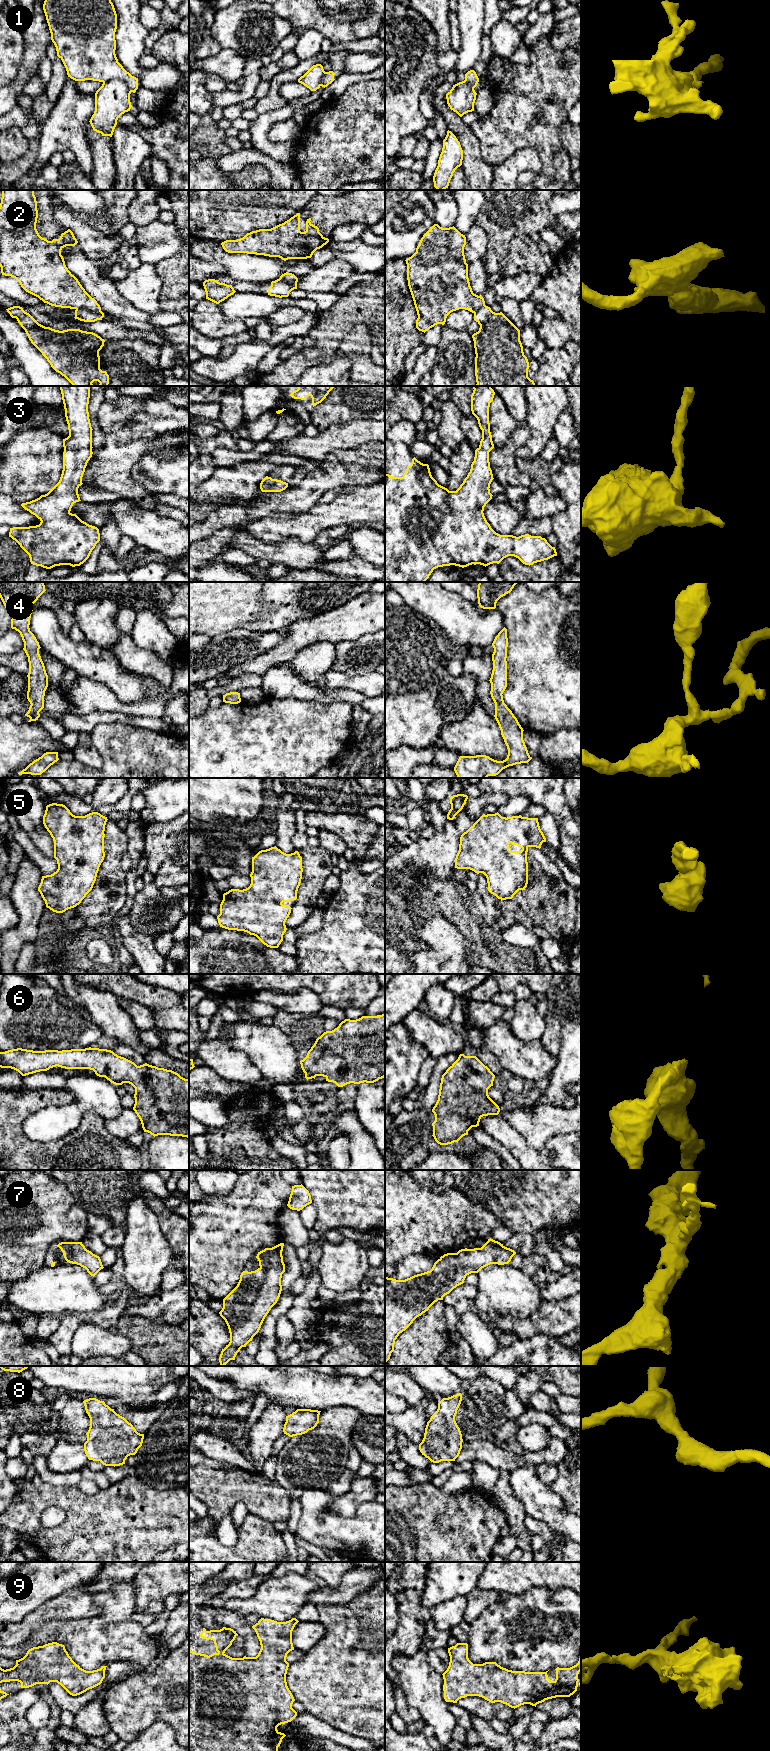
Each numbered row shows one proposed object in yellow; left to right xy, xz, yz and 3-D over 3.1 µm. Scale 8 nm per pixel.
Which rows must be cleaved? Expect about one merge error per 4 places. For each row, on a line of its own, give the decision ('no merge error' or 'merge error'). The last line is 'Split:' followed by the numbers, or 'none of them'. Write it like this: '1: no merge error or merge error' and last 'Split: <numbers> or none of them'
1: merge error
2: merge error
3: no merge error
4: no merge error
5: no merge error
6: no merge error
7: no merge error
8: no merge error
9: no merge error
Split: 1, 2

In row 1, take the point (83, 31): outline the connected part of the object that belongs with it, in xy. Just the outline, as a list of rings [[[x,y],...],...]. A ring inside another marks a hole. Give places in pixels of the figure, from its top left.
[[[45,0],[43,10],[51,40],[68,77],[75,81],[93,80],[103,83],[122,79],[130,92],[136,92],[138,78],[123,68],[115,54],[117,14],[111,0]]]

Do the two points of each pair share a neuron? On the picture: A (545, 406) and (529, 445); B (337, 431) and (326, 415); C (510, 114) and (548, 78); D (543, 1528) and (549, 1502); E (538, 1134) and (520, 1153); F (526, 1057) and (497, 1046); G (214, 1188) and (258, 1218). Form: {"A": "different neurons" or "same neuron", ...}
{"A": "same neuron", "B": "different neurons", "C": "same neuron", "D": "different neurons", "E": "different neurons", "F": "same neuron", "G": "different neurons"}

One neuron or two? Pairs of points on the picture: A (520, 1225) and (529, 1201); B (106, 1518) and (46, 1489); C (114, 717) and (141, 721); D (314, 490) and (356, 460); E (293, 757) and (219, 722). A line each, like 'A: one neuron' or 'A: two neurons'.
A: one neuron
B: one neuron
C: one neuron
D: one neuron
E: one neuron

